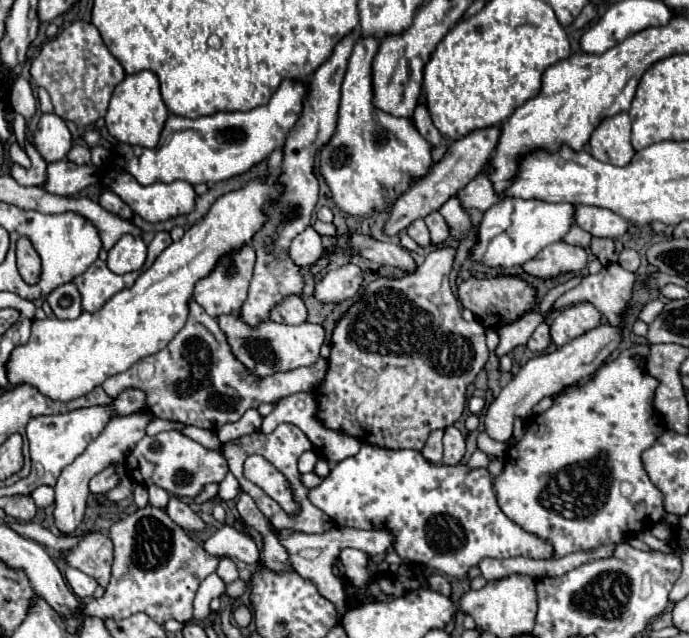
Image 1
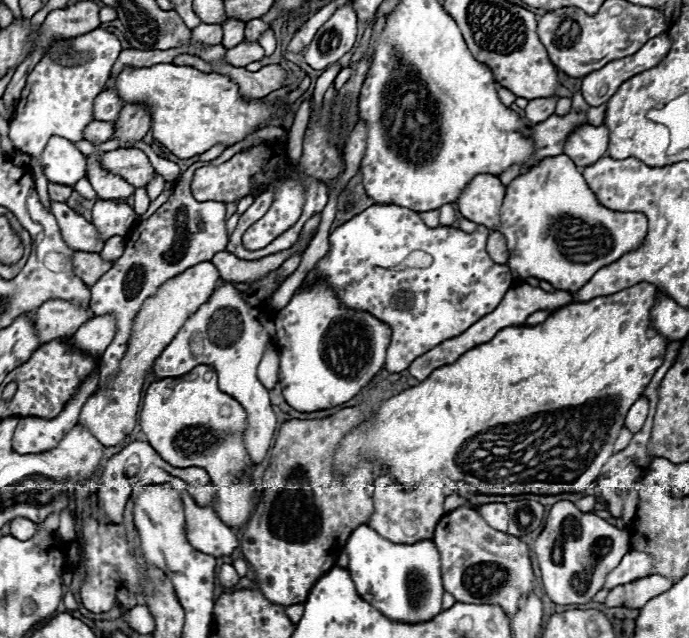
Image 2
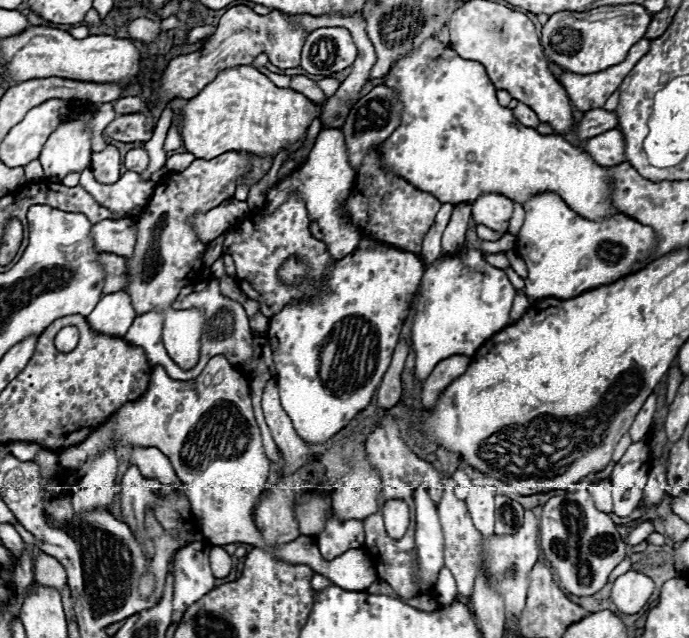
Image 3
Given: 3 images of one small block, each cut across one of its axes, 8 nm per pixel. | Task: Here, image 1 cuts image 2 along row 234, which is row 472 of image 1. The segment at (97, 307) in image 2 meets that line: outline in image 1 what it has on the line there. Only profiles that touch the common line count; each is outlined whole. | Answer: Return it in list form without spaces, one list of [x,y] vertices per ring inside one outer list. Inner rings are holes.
[[[170,430],[156,436],[144,436],[126,458],[126,472],[136,484],[160,486],[178,498],[196,498],[210,482],[222,482],[228,474],[226,458],[218,450],[208,450],[182,432]]]

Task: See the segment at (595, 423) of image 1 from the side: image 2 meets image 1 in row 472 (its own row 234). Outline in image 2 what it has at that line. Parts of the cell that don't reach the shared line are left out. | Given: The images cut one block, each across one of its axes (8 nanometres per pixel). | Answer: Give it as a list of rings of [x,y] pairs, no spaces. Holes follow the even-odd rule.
[[[548,156],[540,164],[532,166],[524,174],[516,176],[506,186],[506,196],[500,208],[500,224],[494,228],[506,238],[506,246],[510,252],[508,266],[516,280],[526,280],[530,276],[550,282],[558,290],[566,290],[576,294],[600,268],[616,262],[626,252],[636,250],[648,232],[646,216],[640,212],[616,212],[604,208],[594,192],[588,188],[582,172],[568,156]]]

